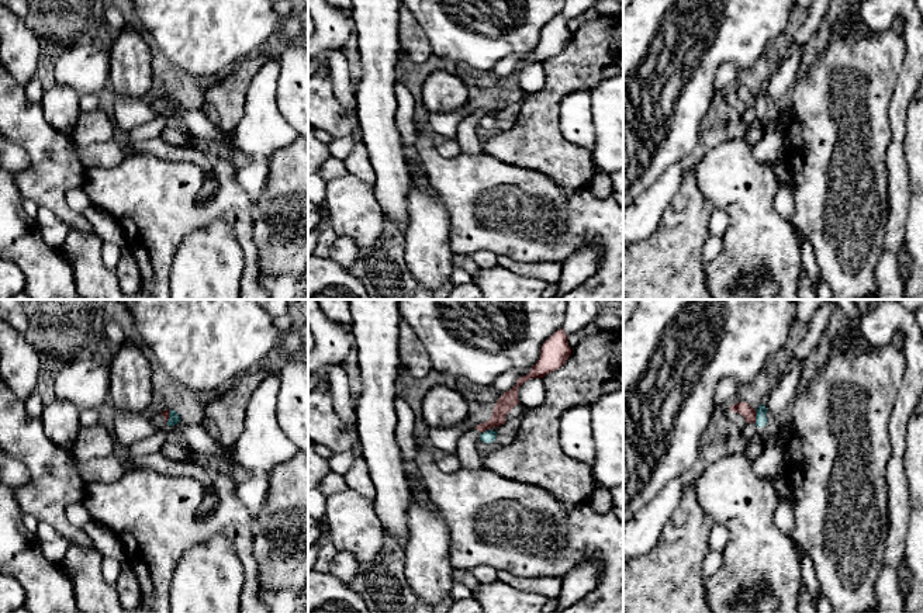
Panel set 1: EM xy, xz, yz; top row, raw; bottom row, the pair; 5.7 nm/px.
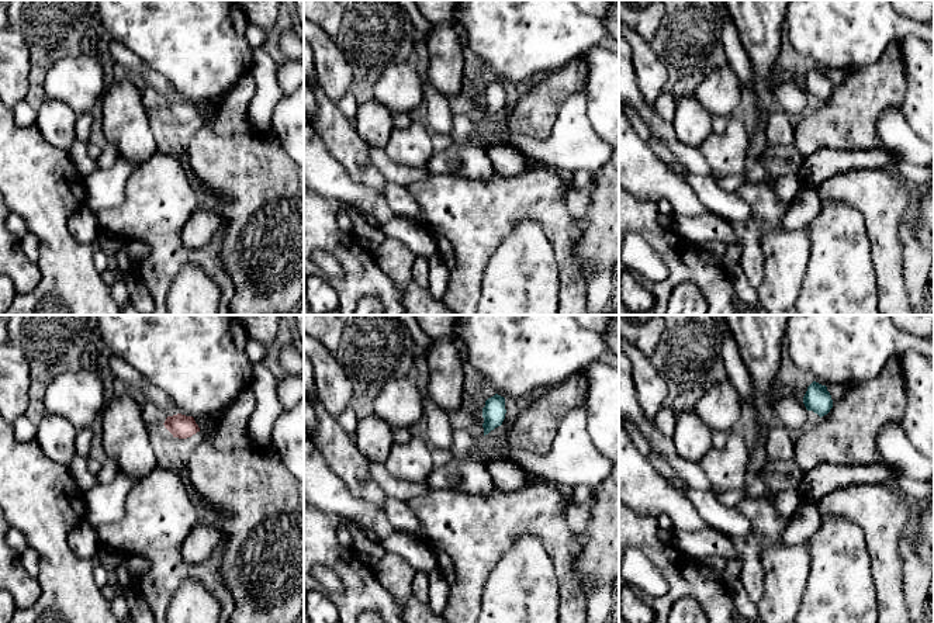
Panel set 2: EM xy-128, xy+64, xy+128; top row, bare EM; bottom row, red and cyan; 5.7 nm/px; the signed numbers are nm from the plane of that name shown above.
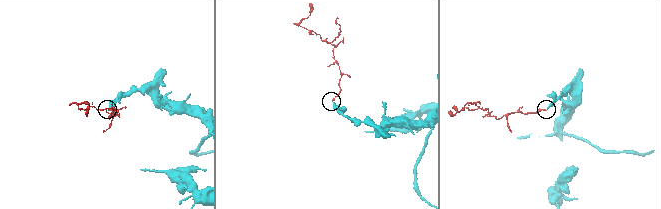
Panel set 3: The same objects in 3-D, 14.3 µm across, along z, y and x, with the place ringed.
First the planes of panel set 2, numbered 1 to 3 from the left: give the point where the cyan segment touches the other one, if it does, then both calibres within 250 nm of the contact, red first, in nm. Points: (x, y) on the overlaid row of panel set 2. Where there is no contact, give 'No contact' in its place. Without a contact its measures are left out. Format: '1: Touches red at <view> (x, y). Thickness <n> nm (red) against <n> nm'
1: No contact
2: No contact
3: No contact

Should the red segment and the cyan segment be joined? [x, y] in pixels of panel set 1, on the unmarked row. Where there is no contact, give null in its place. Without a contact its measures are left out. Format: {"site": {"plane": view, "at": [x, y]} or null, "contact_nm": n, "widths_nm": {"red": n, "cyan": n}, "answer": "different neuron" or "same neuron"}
{"site": {"plane": "yz", "at": [754, 101]}, "contact_nm": 70, "widths_nm": {"red": 80, "cyan": 60}, "answer": "different neuron"}

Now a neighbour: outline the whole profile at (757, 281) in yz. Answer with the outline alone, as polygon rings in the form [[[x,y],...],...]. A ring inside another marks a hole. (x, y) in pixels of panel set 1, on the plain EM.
[[[761,270],[741,274],[739,284],[747,290],[753,290],[756,299],[777,299],[777,285],[770,283]]]

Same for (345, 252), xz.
[[[338,236],[329,257],[345,269],[352,266],[360,259],[362,247],[350,238]]]

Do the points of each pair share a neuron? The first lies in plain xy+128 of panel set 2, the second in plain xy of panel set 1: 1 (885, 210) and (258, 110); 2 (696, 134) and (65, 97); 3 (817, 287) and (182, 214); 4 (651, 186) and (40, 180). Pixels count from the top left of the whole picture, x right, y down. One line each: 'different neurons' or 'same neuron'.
1: different neurons
2: same neuron
3: different neurons
4: different neurons

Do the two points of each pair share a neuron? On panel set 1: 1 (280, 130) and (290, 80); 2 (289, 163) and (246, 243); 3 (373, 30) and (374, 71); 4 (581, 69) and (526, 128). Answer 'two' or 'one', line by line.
1: two
2: two
3: one
4: one

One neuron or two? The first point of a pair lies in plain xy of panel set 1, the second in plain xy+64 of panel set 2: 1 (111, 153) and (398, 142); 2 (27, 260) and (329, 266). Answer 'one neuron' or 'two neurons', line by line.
1: two neurons
2: two neurons

